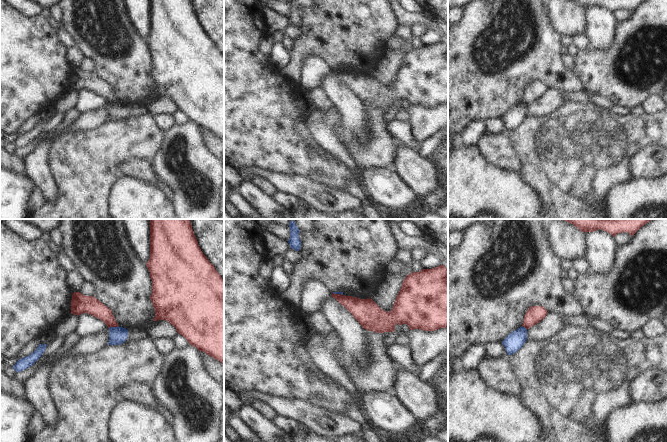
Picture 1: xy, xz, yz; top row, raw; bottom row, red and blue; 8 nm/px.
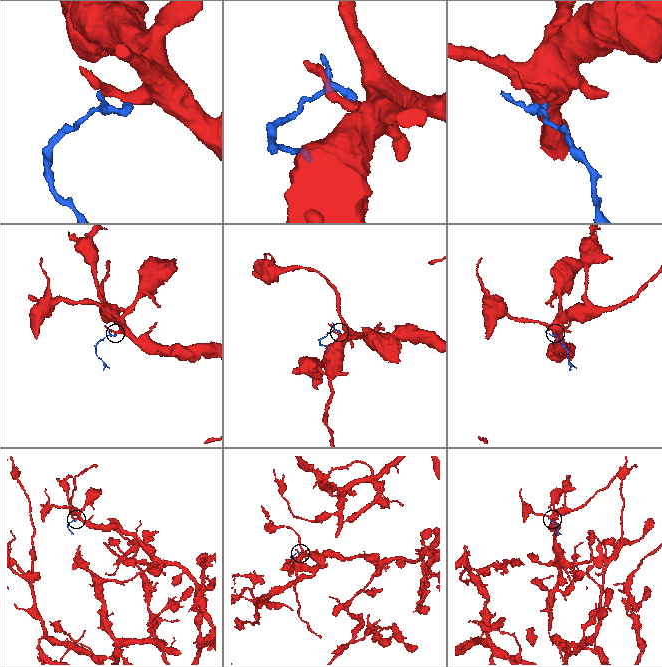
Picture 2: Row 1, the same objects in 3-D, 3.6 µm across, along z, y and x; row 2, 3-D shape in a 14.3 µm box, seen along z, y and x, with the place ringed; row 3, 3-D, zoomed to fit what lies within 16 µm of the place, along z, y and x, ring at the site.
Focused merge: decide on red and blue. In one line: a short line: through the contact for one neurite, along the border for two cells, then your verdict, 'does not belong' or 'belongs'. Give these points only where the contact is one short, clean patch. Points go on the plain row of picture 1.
line xy (118, 101), (109, 104); does not belong

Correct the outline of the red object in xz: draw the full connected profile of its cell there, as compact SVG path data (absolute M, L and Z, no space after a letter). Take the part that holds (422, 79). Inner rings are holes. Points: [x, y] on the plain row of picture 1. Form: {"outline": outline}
{"outline": "M444 41L407 51L390 88L382 86L370 74L359 75L334 69L331 72L343 81L364 105L369 107L394 108L396 100L407 100L410 106L424 107L448 103L448 45Z"}

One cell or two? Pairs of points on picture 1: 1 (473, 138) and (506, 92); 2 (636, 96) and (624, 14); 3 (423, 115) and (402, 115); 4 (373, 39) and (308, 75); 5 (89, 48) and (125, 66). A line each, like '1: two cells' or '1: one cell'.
1: two cells
2: two cells
3: two cells
4: two cells
5: one cell

